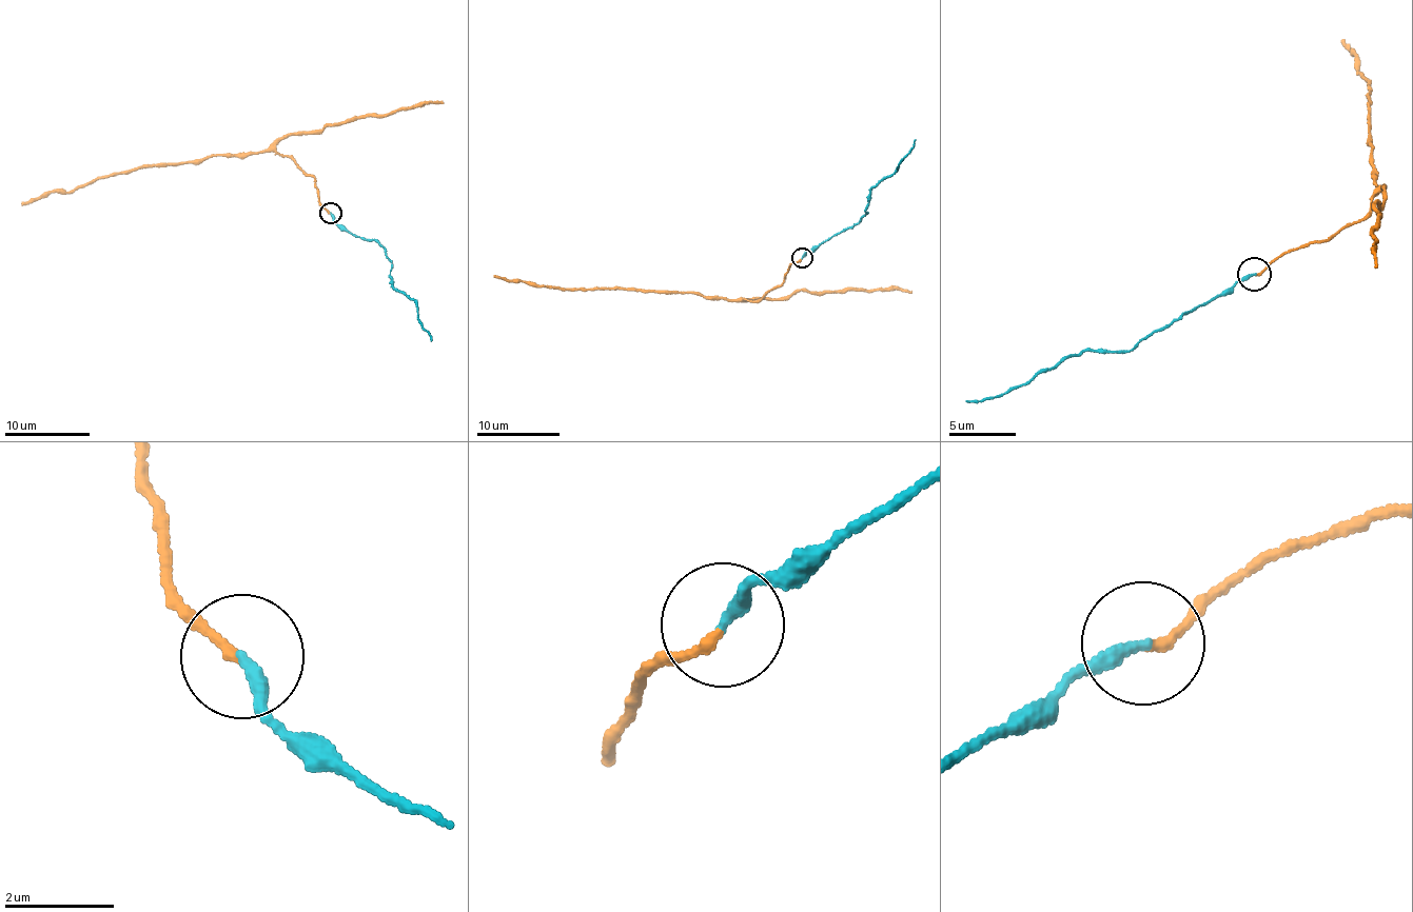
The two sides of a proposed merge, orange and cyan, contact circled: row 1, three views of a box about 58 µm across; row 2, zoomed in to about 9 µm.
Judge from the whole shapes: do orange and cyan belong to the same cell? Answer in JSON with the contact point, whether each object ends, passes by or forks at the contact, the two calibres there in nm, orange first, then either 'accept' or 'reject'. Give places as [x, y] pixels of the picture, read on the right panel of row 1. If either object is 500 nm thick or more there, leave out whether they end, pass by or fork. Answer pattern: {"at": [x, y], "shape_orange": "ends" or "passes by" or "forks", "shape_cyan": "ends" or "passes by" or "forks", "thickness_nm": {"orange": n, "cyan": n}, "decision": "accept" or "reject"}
{"at": [1254, 274], "shape_orange": "ends", "shape_cyan": "ends", "thickness_nm": {"orange": 170, "cyan": 240}, "decision": "accept"}

